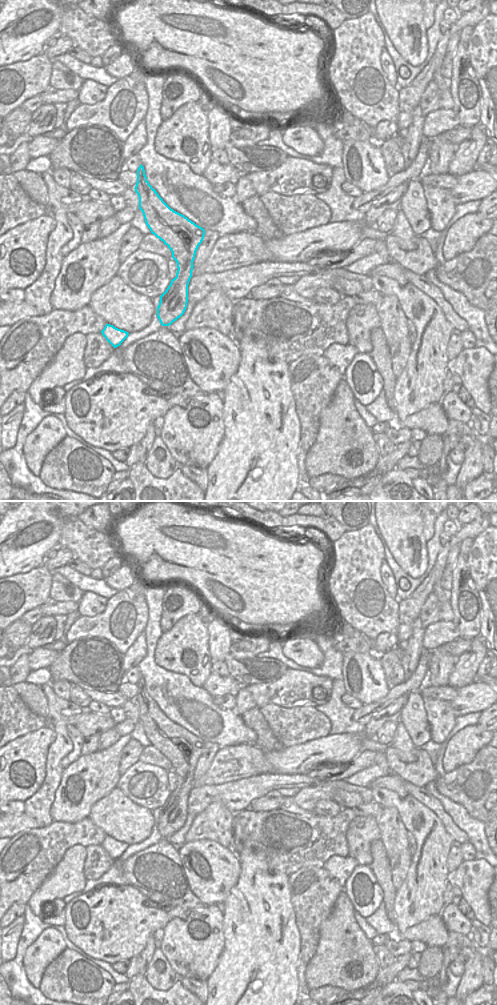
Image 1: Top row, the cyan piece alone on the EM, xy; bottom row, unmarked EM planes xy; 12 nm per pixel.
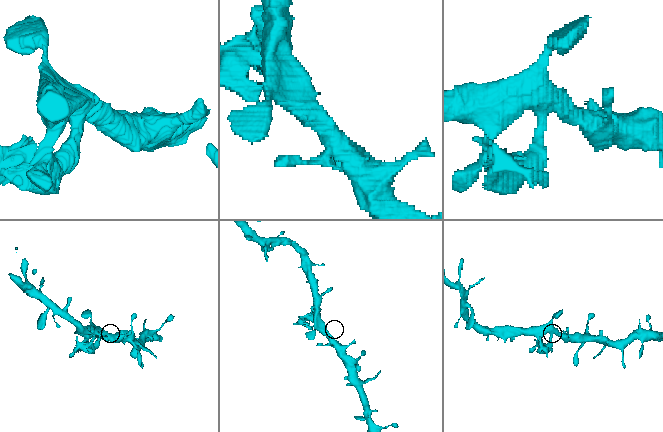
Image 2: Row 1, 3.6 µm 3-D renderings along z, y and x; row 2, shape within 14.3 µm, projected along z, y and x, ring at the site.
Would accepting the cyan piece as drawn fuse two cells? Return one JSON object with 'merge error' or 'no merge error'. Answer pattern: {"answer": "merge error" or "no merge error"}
{"answer": "merge error"}

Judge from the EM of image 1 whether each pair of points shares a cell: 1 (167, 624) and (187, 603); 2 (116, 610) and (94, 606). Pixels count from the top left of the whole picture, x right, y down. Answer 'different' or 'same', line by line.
1: same
2: different

